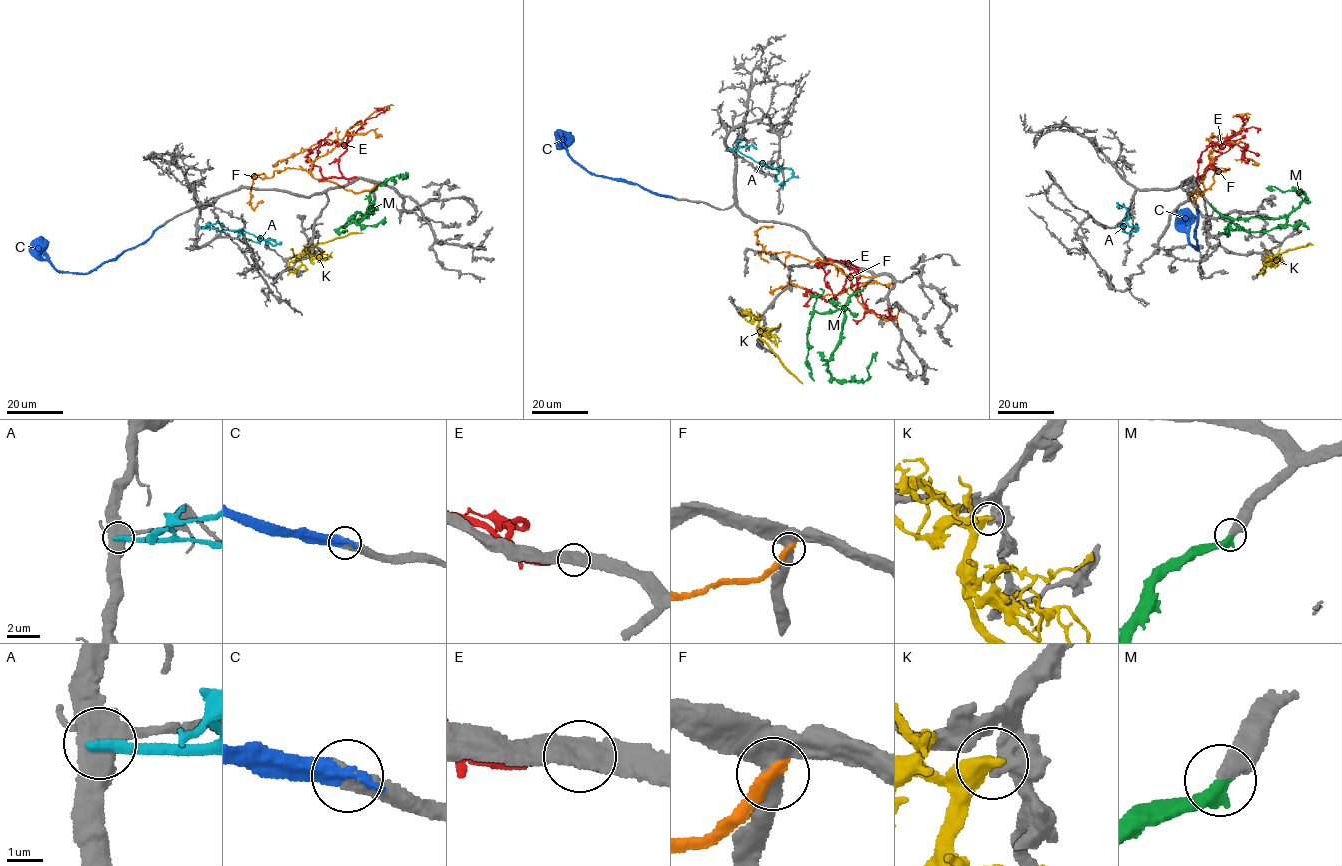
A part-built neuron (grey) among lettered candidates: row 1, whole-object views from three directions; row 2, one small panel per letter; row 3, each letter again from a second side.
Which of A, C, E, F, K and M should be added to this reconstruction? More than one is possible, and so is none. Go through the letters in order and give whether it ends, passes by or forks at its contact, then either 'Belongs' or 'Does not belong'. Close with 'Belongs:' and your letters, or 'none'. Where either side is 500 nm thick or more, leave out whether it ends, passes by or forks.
A: Does not belong
C: Belongs
E: Does not belong
F: It ends there. Does not belong
K: Does not belong
M: It ends there. Belongs
Belongs: C, M

